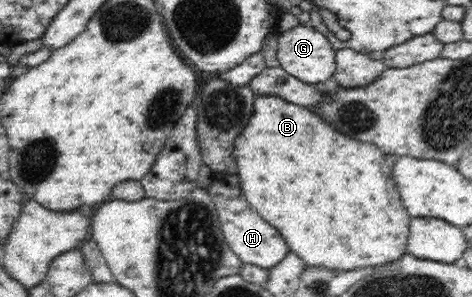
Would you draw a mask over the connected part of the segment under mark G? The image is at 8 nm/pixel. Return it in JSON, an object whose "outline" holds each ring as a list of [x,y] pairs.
{"outline":[[[300,24],[283,32],[279,37],[277,46],[278,66],[306,84],[318,84],[336,74],[336,51],[331,42],[321,32],[318,32],[309,24]]]}

